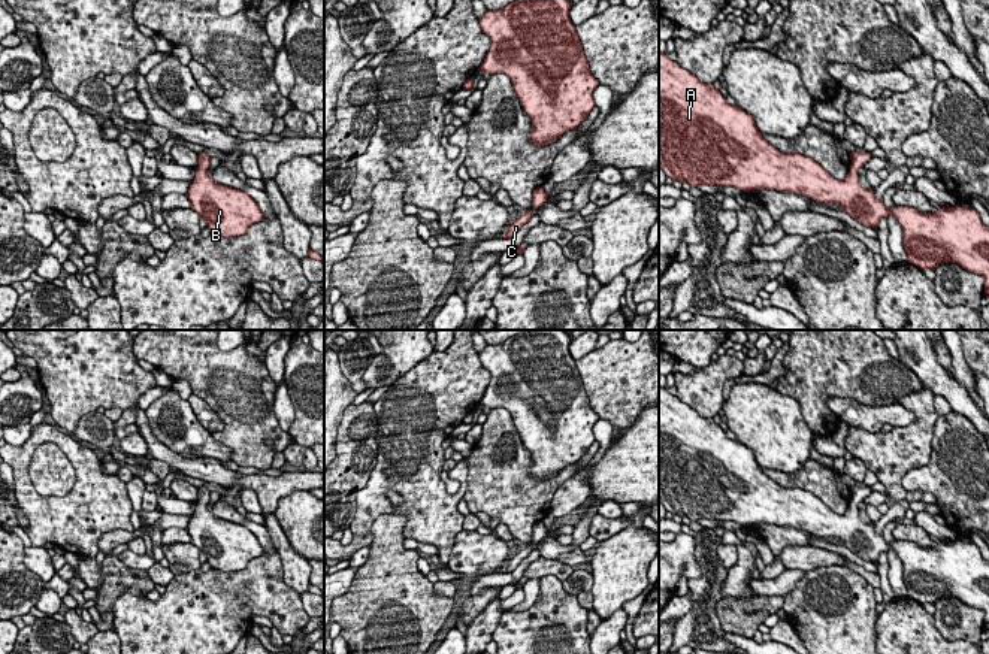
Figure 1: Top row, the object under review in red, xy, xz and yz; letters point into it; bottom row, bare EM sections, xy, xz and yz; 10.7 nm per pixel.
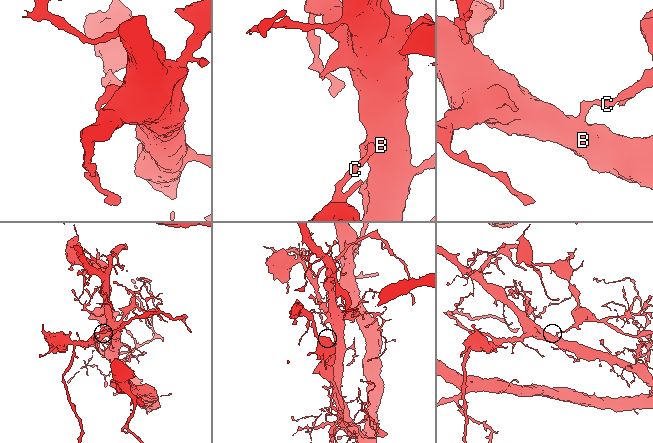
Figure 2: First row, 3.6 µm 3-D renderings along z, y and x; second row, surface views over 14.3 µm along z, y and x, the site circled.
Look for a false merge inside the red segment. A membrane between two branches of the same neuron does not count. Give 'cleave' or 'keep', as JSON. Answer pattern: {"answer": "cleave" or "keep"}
{"answer": "cleave"}

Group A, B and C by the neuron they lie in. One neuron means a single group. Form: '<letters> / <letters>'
A B / C

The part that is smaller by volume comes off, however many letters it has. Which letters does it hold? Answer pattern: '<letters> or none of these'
C

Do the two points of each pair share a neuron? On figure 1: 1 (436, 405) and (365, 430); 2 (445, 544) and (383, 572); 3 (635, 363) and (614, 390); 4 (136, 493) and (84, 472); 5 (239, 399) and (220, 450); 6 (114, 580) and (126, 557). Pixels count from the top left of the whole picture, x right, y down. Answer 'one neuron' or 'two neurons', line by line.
1: two neurons
2: two neurons
3: one neuron
4: two neurons
5: two neurons
6: two neurons

